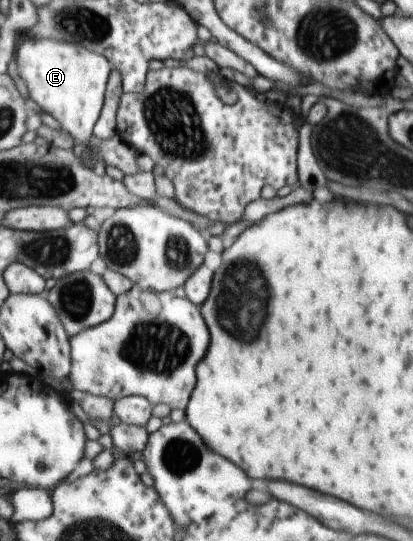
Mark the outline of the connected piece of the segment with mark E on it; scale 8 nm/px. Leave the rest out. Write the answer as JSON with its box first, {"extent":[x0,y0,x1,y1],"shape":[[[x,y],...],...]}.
{"extent":[16,37,114,145],"shape":[[[25,37],[16,46],[17,69],[30,98],[51,115],[78,145],[89,143],[105,105],[108,81],[114,70],[112,62],[102,53],[89,51],[64,39]]]}

